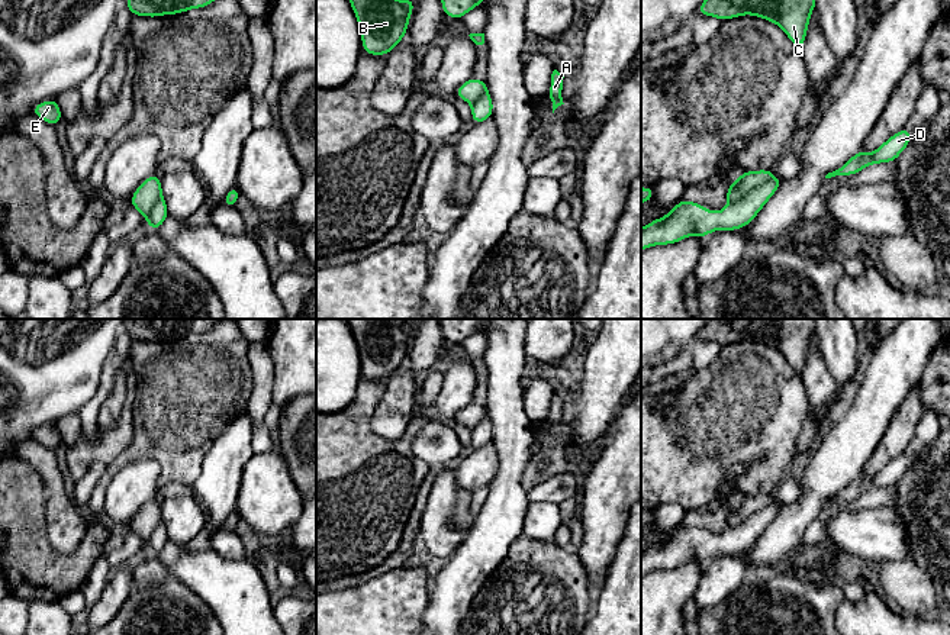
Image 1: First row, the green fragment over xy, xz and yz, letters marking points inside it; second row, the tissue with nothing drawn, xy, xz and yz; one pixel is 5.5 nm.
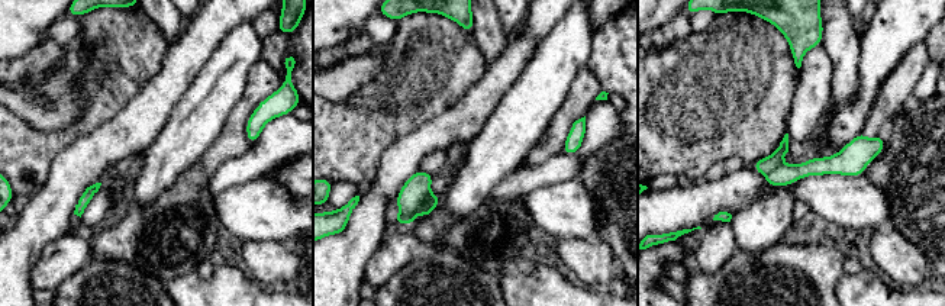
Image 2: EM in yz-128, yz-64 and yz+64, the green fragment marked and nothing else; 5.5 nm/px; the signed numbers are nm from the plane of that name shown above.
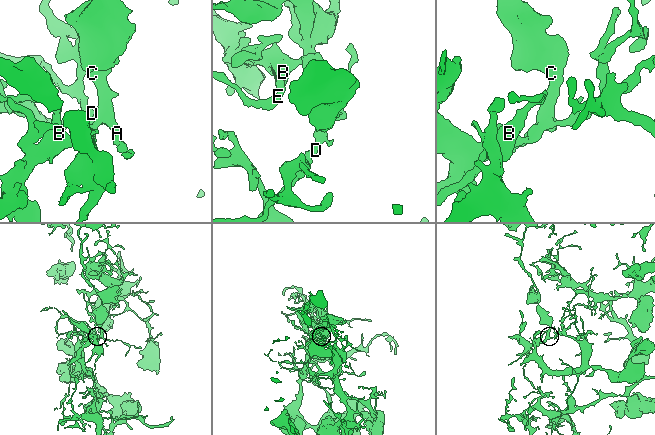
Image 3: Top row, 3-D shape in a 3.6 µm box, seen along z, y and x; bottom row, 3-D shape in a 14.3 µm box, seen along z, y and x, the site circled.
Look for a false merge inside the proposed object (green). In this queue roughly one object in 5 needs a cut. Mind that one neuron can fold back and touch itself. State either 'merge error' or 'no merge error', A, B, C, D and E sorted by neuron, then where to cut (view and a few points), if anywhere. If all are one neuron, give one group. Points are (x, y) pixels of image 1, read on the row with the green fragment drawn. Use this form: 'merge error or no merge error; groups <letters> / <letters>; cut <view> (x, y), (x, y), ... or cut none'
merge error; groups A C / B D E; cut yz (772, 177), (728, 205)

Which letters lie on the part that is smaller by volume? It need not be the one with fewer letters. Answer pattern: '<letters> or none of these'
A, C

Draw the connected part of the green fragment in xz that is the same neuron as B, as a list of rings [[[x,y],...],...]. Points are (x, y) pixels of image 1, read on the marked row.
[[[348,0],[363,41],[363,52],[389,55],[409,28],[413,0]]]

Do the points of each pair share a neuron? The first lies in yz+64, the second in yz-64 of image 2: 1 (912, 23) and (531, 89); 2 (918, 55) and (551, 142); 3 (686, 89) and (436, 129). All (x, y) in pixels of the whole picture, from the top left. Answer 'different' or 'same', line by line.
1: same
2: same
3: different

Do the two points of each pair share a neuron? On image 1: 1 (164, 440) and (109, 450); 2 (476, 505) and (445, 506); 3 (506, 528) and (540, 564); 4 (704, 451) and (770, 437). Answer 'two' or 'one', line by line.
1: two
2: two
3: two
4: one

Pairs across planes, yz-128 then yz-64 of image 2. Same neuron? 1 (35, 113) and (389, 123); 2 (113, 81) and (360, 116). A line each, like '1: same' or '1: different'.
1: different
2: same

